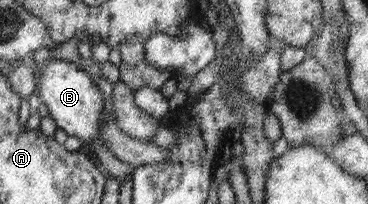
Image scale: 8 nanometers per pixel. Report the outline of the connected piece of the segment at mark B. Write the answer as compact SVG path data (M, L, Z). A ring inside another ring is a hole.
M50 57L43 64L40 75L35 75L36 91L39 97L48 107L57 128L64 130L68 137L75 136L80 142L83 142L84 148L90 150L89 142L91 142L91 138L99 136L99 128L103 124L105 114L104 96L102 96L100 88L84 70L76 68L76 63L70 64L65 60Z

